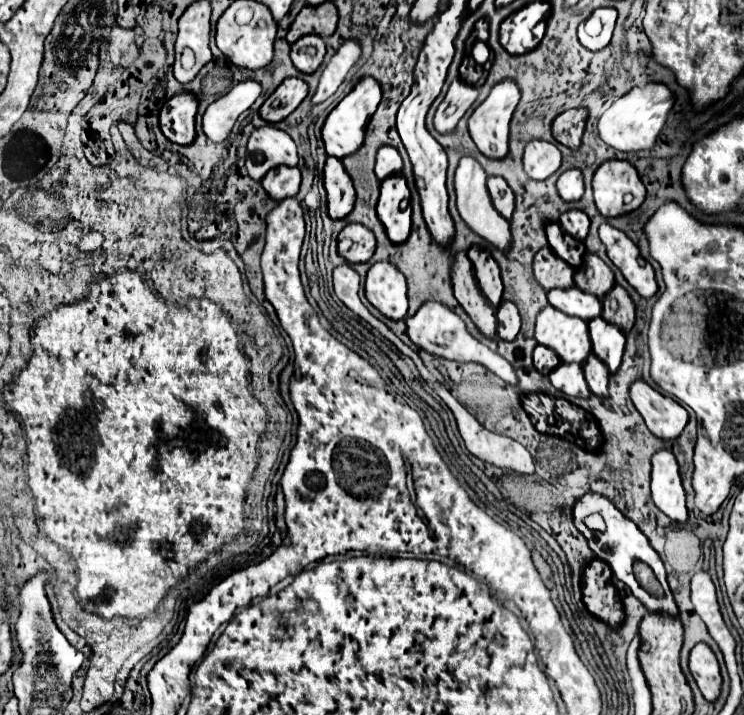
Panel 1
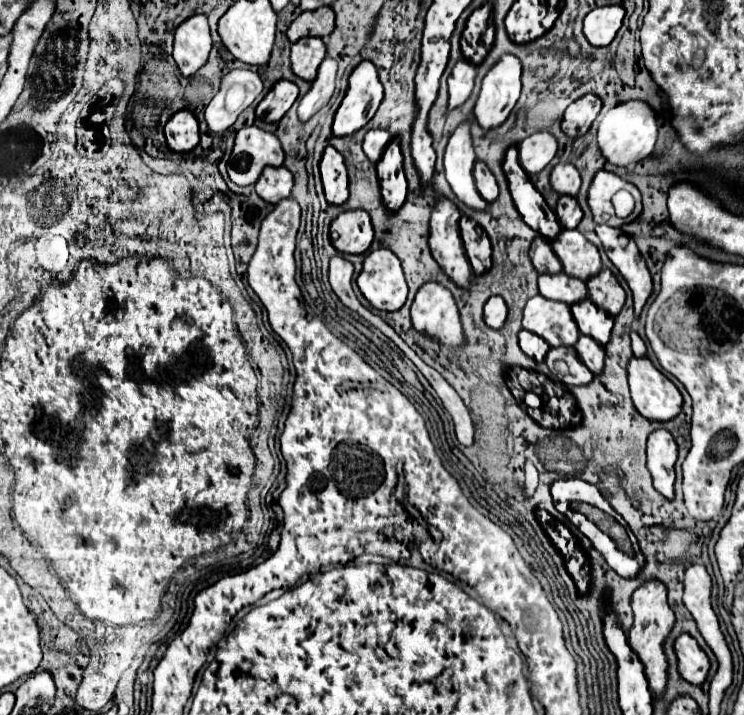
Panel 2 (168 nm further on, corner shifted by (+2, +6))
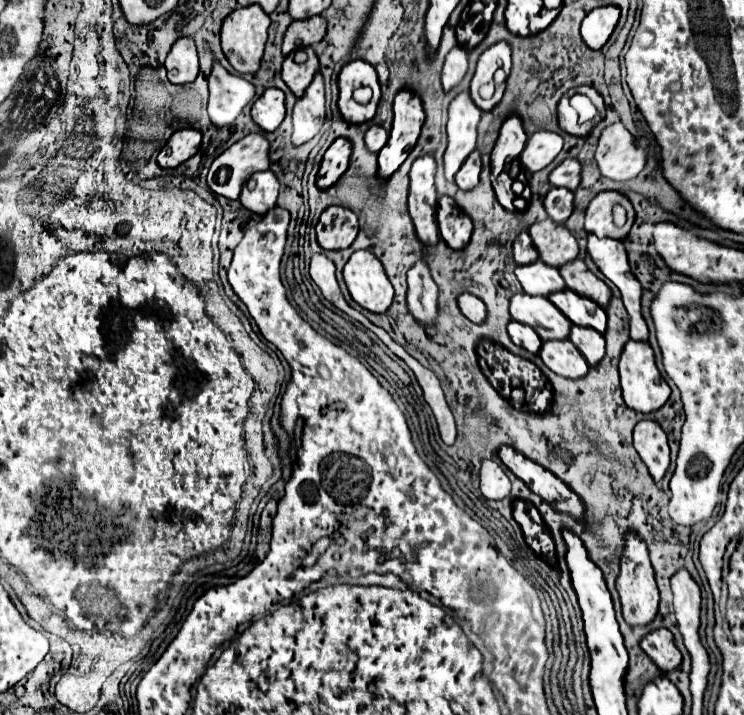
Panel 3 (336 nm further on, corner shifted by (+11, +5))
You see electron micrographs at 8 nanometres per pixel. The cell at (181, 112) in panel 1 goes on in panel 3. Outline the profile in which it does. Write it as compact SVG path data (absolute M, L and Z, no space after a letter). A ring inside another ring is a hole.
M181 128L177 132L173 132L173 136L167 140L167 144L161 148L157 162L161 168L177 168L183 162L187 162L191 156L195 156L199 152L203 134L195 128Z

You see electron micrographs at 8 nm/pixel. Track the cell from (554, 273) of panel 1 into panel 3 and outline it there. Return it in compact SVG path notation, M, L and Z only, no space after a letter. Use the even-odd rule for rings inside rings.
M523 230L515 240L513 240L513 258L515 264L523 266L523 264L531 264L535 260L539 260L539 254L531 242L531 236L527 230Z

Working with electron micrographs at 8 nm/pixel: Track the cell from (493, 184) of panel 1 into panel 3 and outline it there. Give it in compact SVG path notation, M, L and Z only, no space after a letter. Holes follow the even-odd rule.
M475 150L463 162L461 170L455 176L455 182L461 190L473 190L479 184L479 174L481 174L481 154L479 154L479 150Z

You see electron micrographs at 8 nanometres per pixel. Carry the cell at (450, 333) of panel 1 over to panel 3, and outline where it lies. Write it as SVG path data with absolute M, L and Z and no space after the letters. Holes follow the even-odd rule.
M417 260L407 272L409 292L407 304L411 314L421 324L431 324L437 318L437 284L431 278L425 260Z

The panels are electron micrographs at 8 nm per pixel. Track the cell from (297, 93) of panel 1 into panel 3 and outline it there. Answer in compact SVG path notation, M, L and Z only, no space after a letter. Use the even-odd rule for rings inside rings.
M277 88L265 90L263 96L253 104L251 116L255 124L261 126L265 132L277 130L285 118L285 94Z

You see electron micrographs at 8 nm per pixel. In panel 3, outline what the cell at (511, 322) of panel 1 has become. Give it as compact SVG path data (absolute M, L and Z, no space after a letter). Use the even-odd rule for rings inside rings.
M465 292L465 294L459 294L457 302L459 302L461 312L463 312L463 314L465 314L465 316L467 316L471 322L481 324L481 322L485 320L487 310L485 310L485 304L483 304L483 302L481 302L477 296L473 296L473 294Z

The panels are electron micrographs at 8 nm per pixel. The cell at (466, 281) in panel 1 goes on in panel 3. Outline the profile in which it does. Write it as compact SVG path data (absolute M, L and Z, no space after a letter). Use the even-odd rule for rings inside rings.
M425 154L413 162L411 188L409 188L409 212L415 224L419 240L427 246L439 242L437 228L437 192L435 192L435 158Z

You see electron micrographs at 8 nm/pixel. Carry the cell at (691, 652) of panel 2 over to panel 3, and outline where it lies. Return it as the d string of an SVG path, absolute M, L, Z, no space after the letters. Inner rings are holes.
M667 628L649 632L641 642L641 650L657 664L661 672L673 672L681 666L681 652L673 642L673 634Z

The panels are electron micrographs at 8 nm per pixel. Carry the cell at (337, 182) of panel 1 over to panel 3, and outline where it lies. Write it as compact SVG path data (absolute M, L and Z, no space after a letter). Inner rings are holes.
M337 138L329 146L329 150L323 156L321 168L317 172L317 186L321 190L331 188L341 178L341 174L349 168L351 150L353 150L353 144L349 144L347 138Z

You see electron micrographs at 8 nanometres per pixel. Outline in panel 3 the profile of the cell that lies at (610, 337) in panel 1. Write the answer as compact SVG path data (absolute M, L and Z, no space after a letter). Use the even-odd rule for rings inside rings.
M565 288L561 292L553 292L553 296L549 296L549 300L573 322L573 324L581 324L581 326L591 326L597 328L599 332L605 332L605 322L607 316L603 312L601 306L597 306L593 300L579 296L577 292ZM591 312L597 312L595 316Z

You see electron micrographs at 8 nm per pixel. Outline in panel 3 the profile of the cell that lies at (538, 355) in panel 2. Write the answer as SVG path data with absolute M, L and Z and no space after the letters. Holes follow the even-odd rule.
M513 320L507 330L509 330L511 340L513 340L517 346L521 346L521 348L533 352L533 354L539 352L539 348L541 348L543 342L541 342L541 338L537 336L537 332L533 332L533 328L529 328L527 324L517 324L517 322Z

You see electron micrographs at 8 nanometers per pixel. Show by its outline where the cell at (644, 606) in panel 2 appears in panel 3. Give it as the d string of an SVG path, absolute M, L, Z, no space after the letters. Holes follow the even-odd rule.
M633 532L625 534L625 546L621 552L621 572L617 576L617 592L623 604L623 618L627 620L627 624L647 626L655 618L659 592L657 592L653 568L649 562L649 550L647 550L647 544Z

